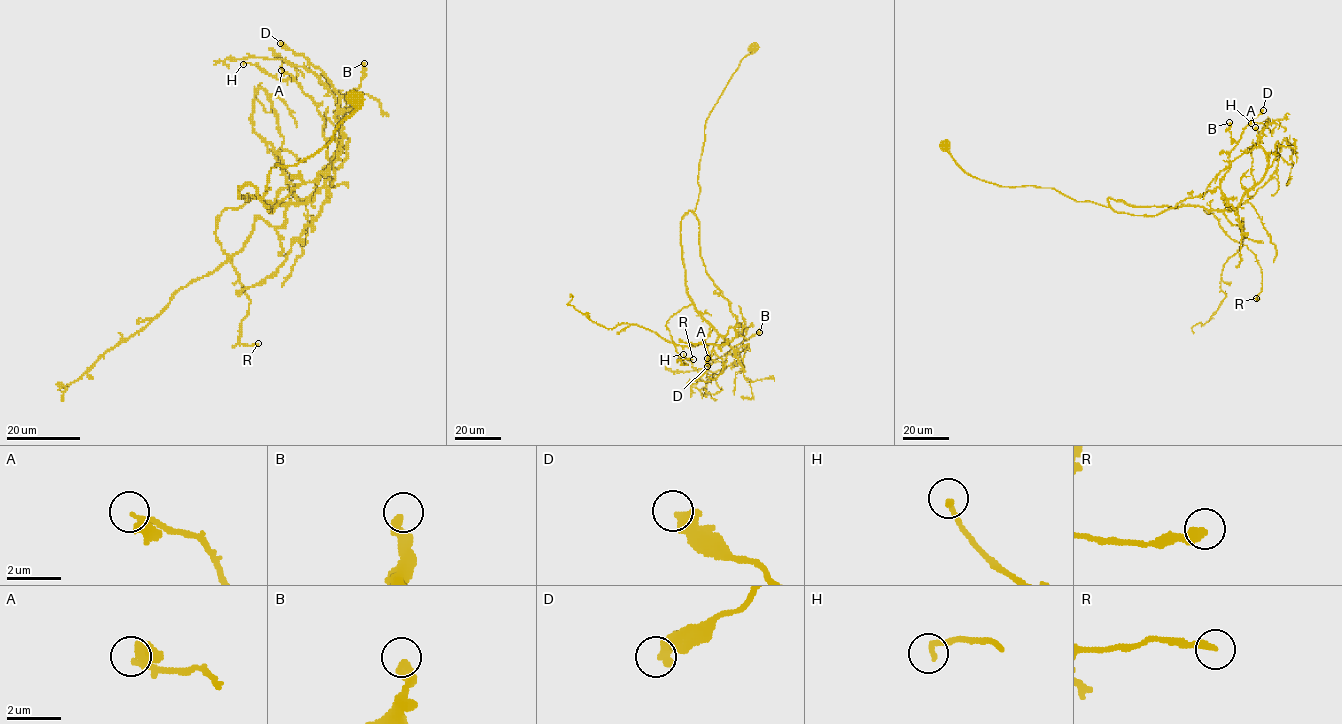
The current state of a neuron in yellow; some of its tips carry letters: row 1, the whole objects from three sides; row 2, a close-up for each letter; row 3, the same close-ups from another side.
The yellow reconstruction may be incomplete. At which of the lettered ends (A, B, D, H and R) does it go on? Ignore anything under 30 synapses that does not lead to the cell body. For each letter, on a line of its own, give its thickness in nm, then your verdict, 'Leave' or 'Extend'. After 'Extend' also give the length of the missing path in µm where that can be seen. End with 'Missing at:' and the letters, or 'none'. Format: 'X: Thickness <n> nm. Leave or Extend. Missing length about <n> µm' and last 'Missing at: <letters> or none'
A: Thickness 240 nm. Leave
B: Thickness 340 nm. Leave
D: Thickness 440 nm. Leave
H: Thickness 200 nm. Leave
R: Thickness 320 nm. Leave
Missing at: none

